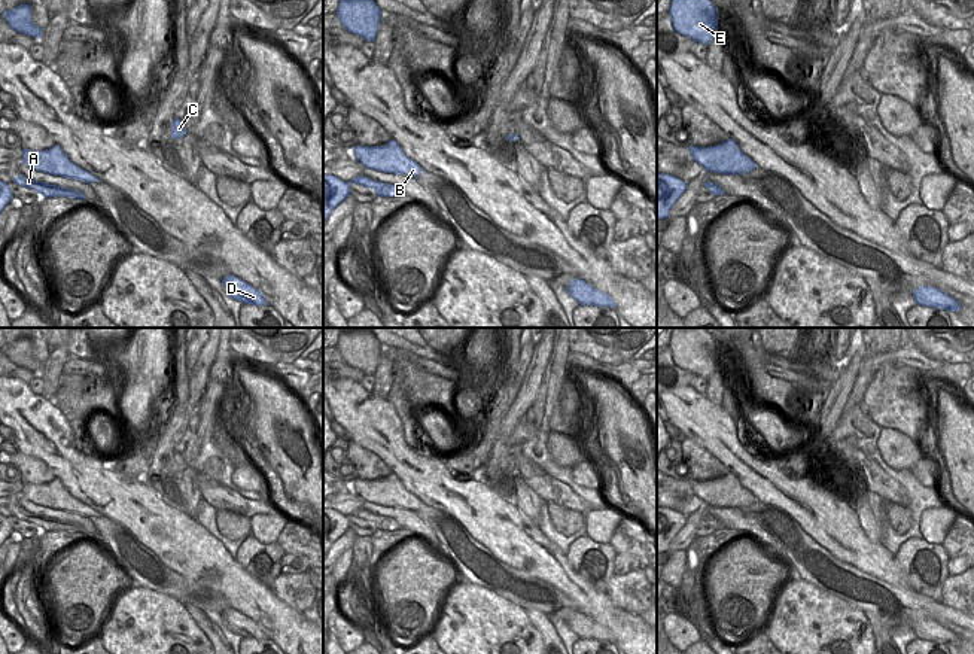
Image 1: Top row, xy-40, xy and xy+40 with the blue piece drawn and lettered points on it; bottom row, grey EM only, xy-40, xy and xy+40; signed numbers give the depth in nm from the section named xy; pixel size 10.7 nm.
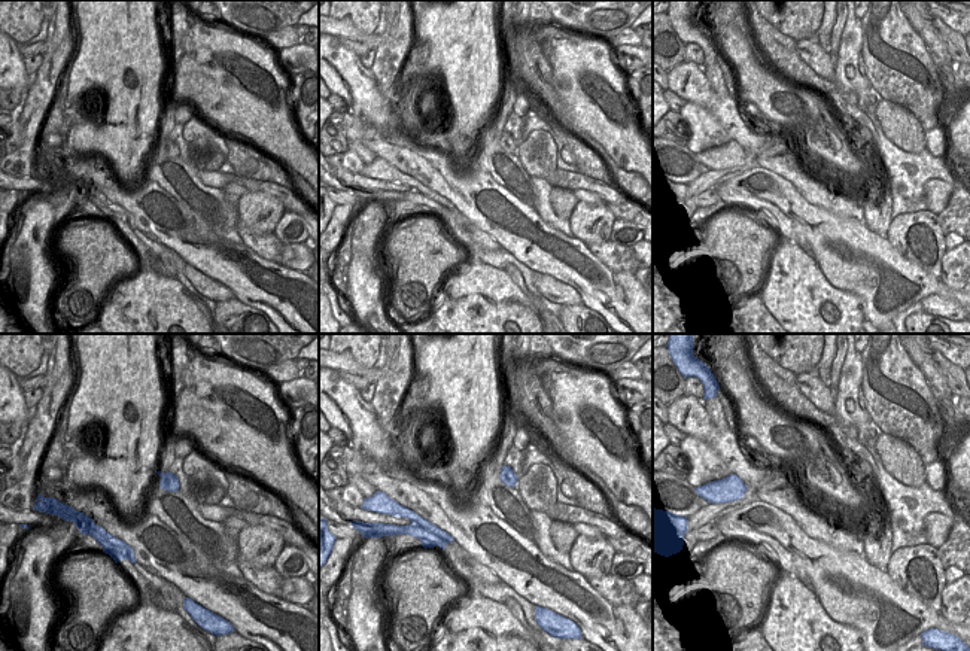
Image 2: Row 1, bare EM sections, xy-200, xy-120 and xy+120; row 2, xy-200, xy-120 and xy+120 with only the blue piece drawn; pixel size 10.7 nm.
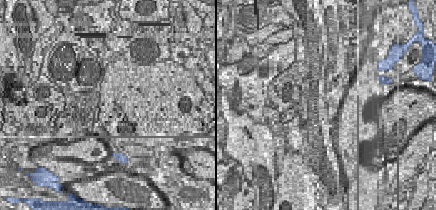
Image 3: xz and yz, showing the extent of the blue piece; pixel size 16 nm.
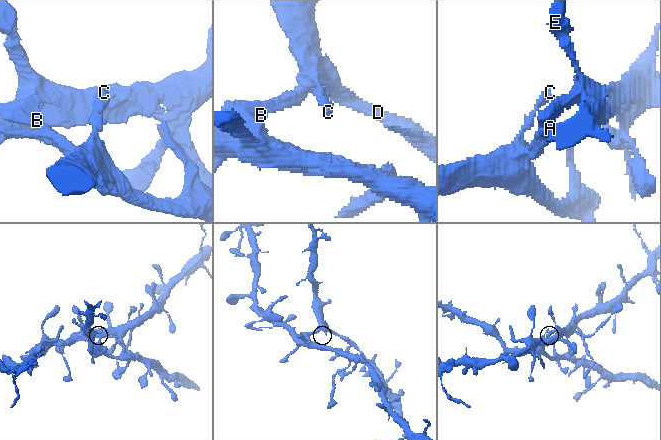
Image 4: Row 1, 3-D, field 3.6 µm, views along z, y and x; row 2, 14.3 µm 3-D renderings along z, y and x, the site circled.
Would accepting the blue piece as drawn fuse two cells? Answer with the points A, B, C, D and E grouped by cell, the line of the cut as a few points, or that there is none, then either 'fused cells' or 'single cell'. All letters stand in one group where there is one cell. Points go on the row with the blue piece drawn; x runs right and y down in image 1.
A B C D / E | xy+40 (715, 145), (733, 145), (746, 157) | fused cells

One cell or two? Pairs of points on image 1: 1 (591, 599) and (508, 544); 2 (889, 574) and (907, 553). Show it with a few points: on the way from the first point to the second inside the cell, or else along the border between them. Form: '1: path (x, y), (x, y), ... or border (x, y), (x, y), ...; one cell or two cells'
1: path (571, 584), (545, 560), (529, 550); one cell
2: border (894, 554), (909, 586); two cells

